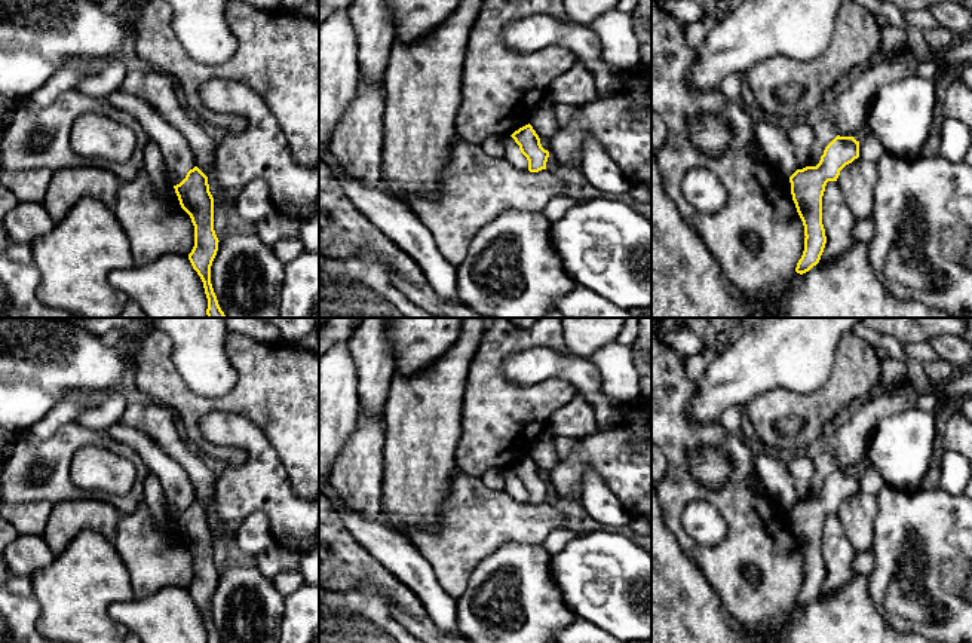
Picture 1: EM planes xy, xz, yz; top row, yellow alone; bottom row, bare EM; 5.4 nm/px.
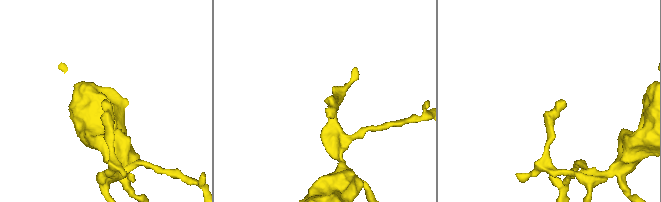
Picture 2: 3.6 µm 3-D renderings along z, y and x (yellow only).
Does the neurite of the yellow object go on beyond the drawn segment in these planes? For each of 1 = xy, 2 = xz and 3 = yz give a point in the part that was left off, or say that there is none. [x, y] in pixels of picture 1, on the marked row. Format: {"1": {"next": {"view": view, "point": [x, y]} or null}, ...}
{"1": {"next": null}, "2": {"next": null}, "3": {"next": null}}

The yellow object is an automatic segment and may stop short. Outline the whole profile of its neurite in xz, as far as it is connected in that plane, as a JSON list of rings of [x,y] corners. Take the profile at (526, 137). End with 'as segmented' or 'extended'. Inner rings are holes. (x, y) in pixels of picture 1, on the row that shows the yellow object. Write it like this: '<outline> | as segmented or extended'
[[[530,123],[515,131],[510,137],[527,157],[530,172],[546,169],[549,151],[542,147],[540,138]]] | as segmented

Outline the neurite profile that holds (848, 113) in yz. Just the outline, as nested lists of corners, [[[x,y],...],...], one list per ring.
[[[905,49],[889,61],[853,73],[840,89],[835,104],[827,110],[837,135],[855,137],[865,120],[867,107],[876,92],[887,83],[914,76],[917,67],[919,58],[910,49]]]

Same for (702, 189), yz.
[[[693,166],[684,174],[683,193],[700,212],[717,212],[727,202],[726,190],[718,177],[705,166]]]

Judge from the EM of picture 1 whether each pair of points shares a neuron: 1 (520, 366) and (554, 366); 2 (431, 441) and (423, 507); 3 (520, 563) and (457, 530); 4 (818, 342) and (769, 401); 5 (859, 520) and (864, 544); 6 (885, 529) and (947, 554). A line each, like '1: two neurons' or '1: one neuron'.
1: one neuron
2: one neuron
3: two neurons
4: two neurons
5: one neuron
6: one neuron

